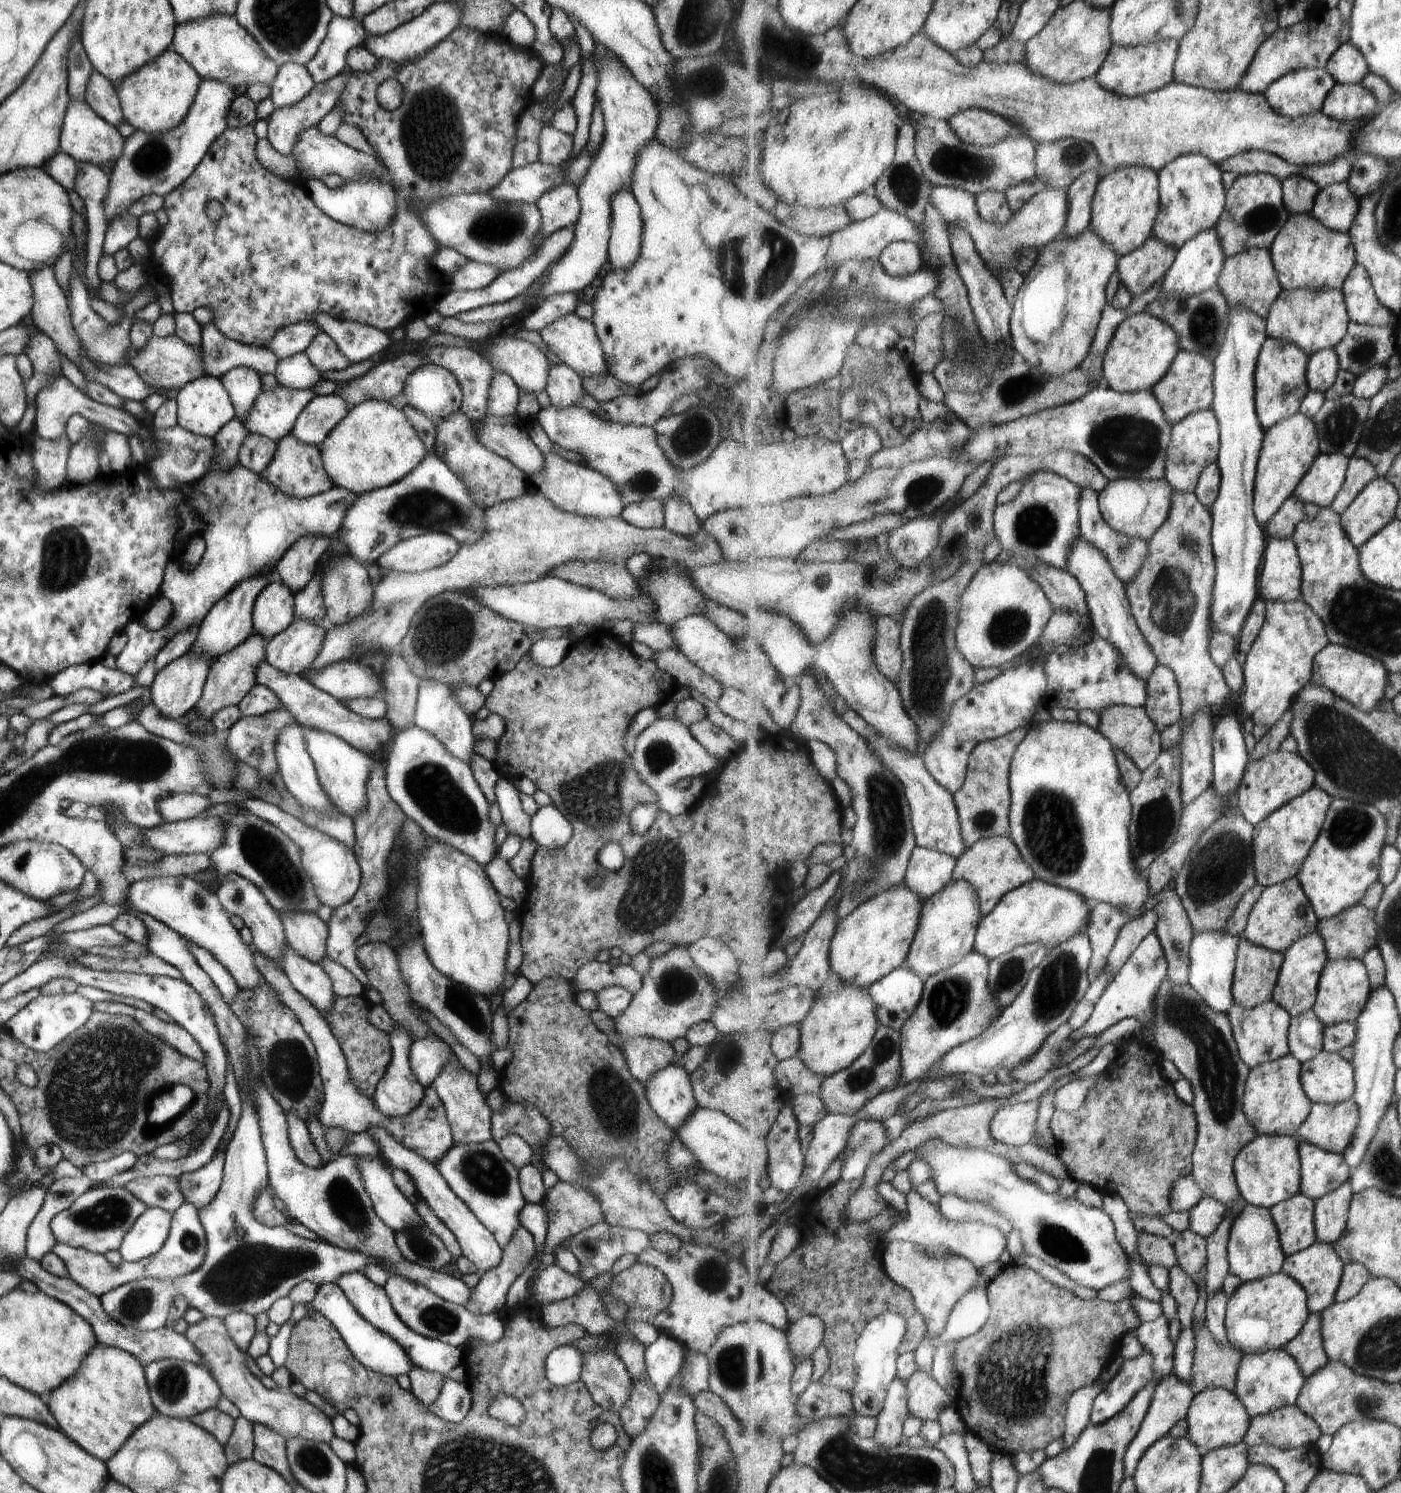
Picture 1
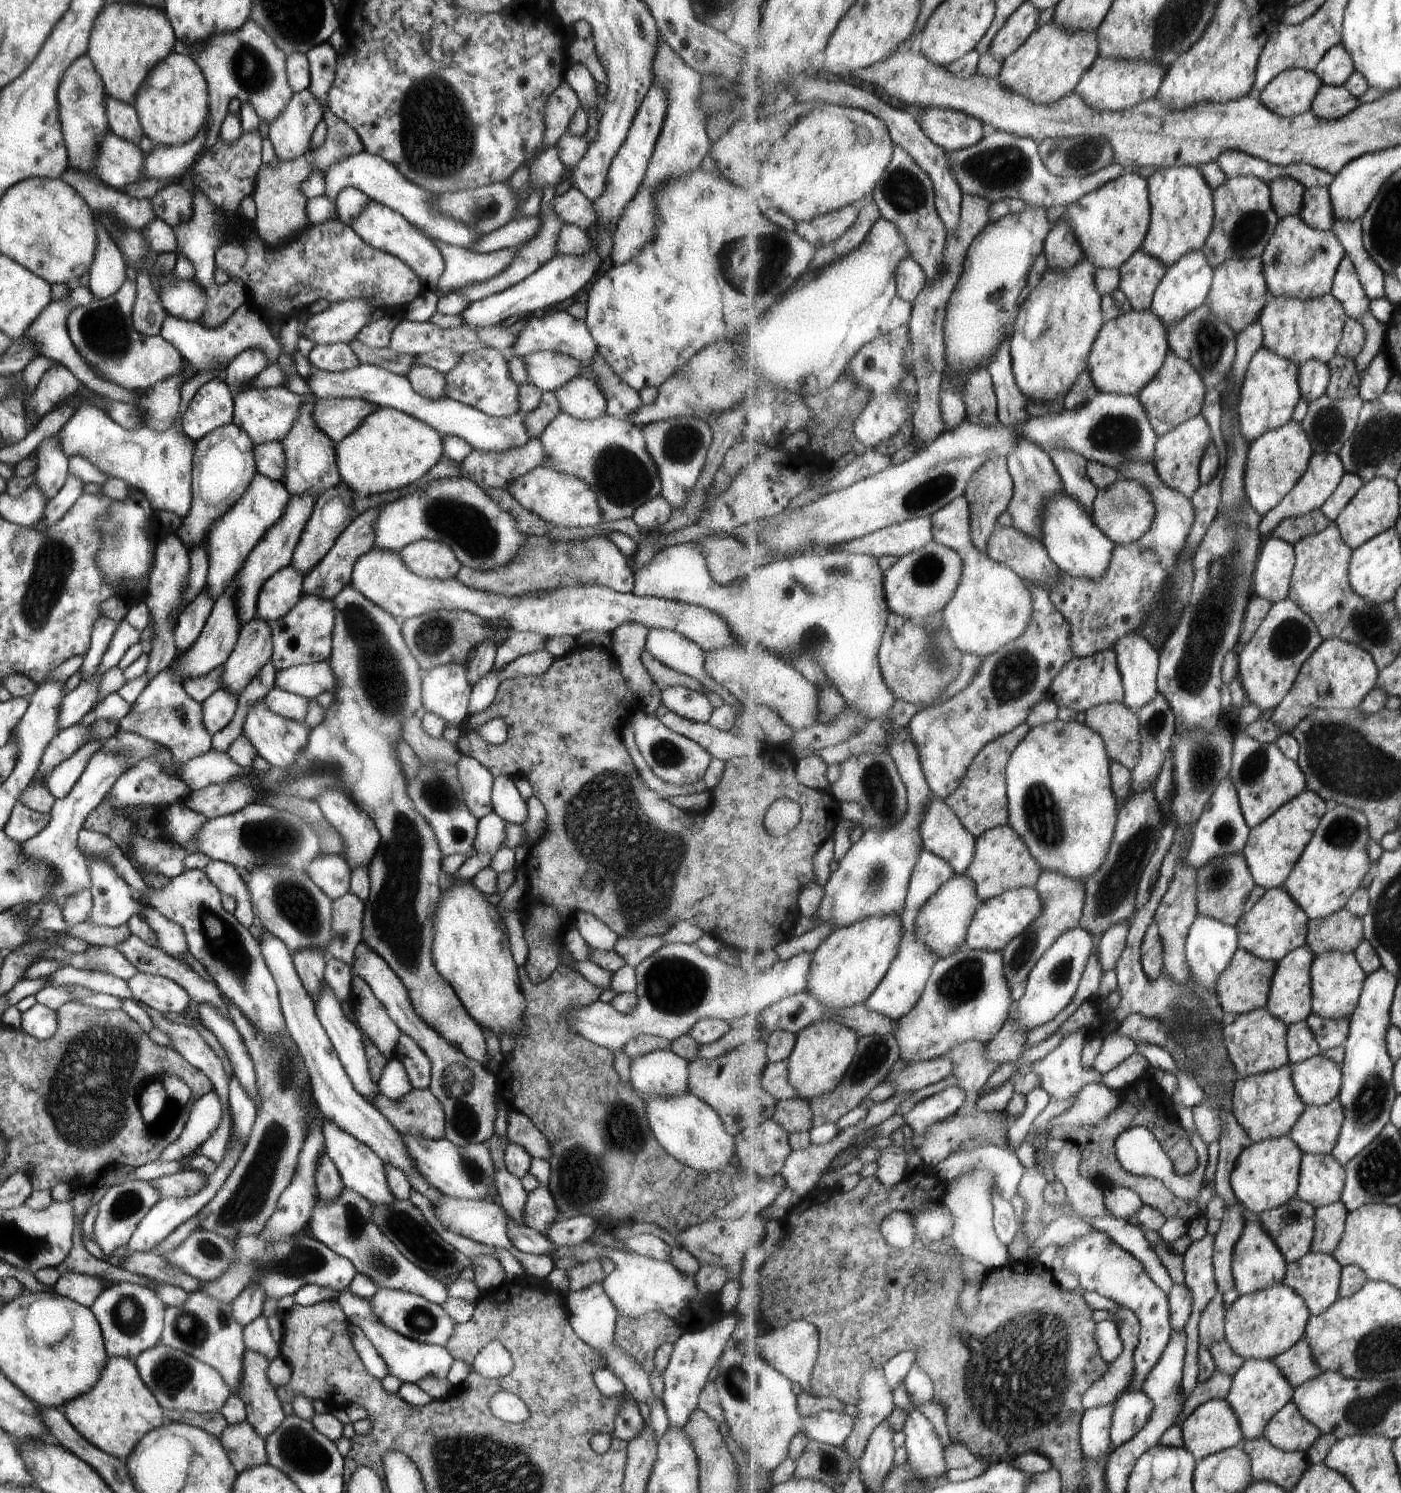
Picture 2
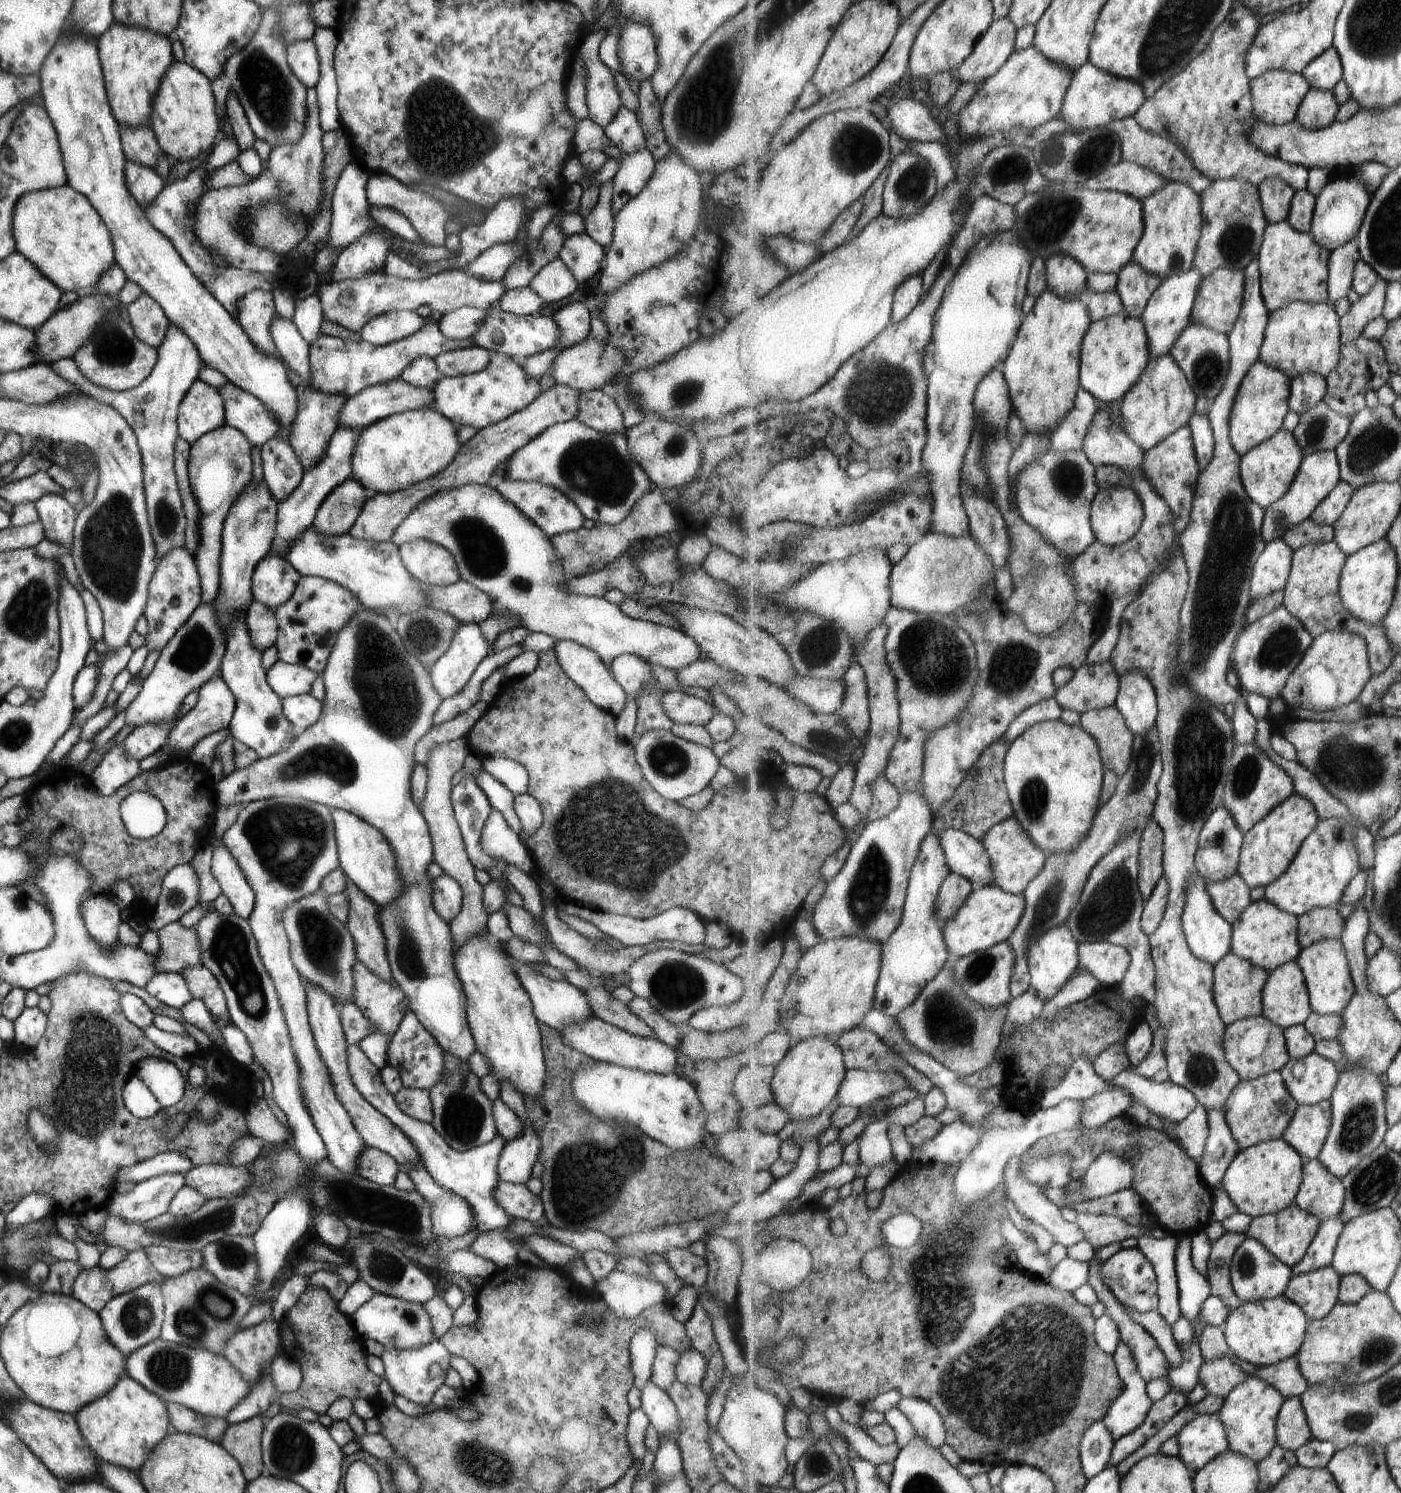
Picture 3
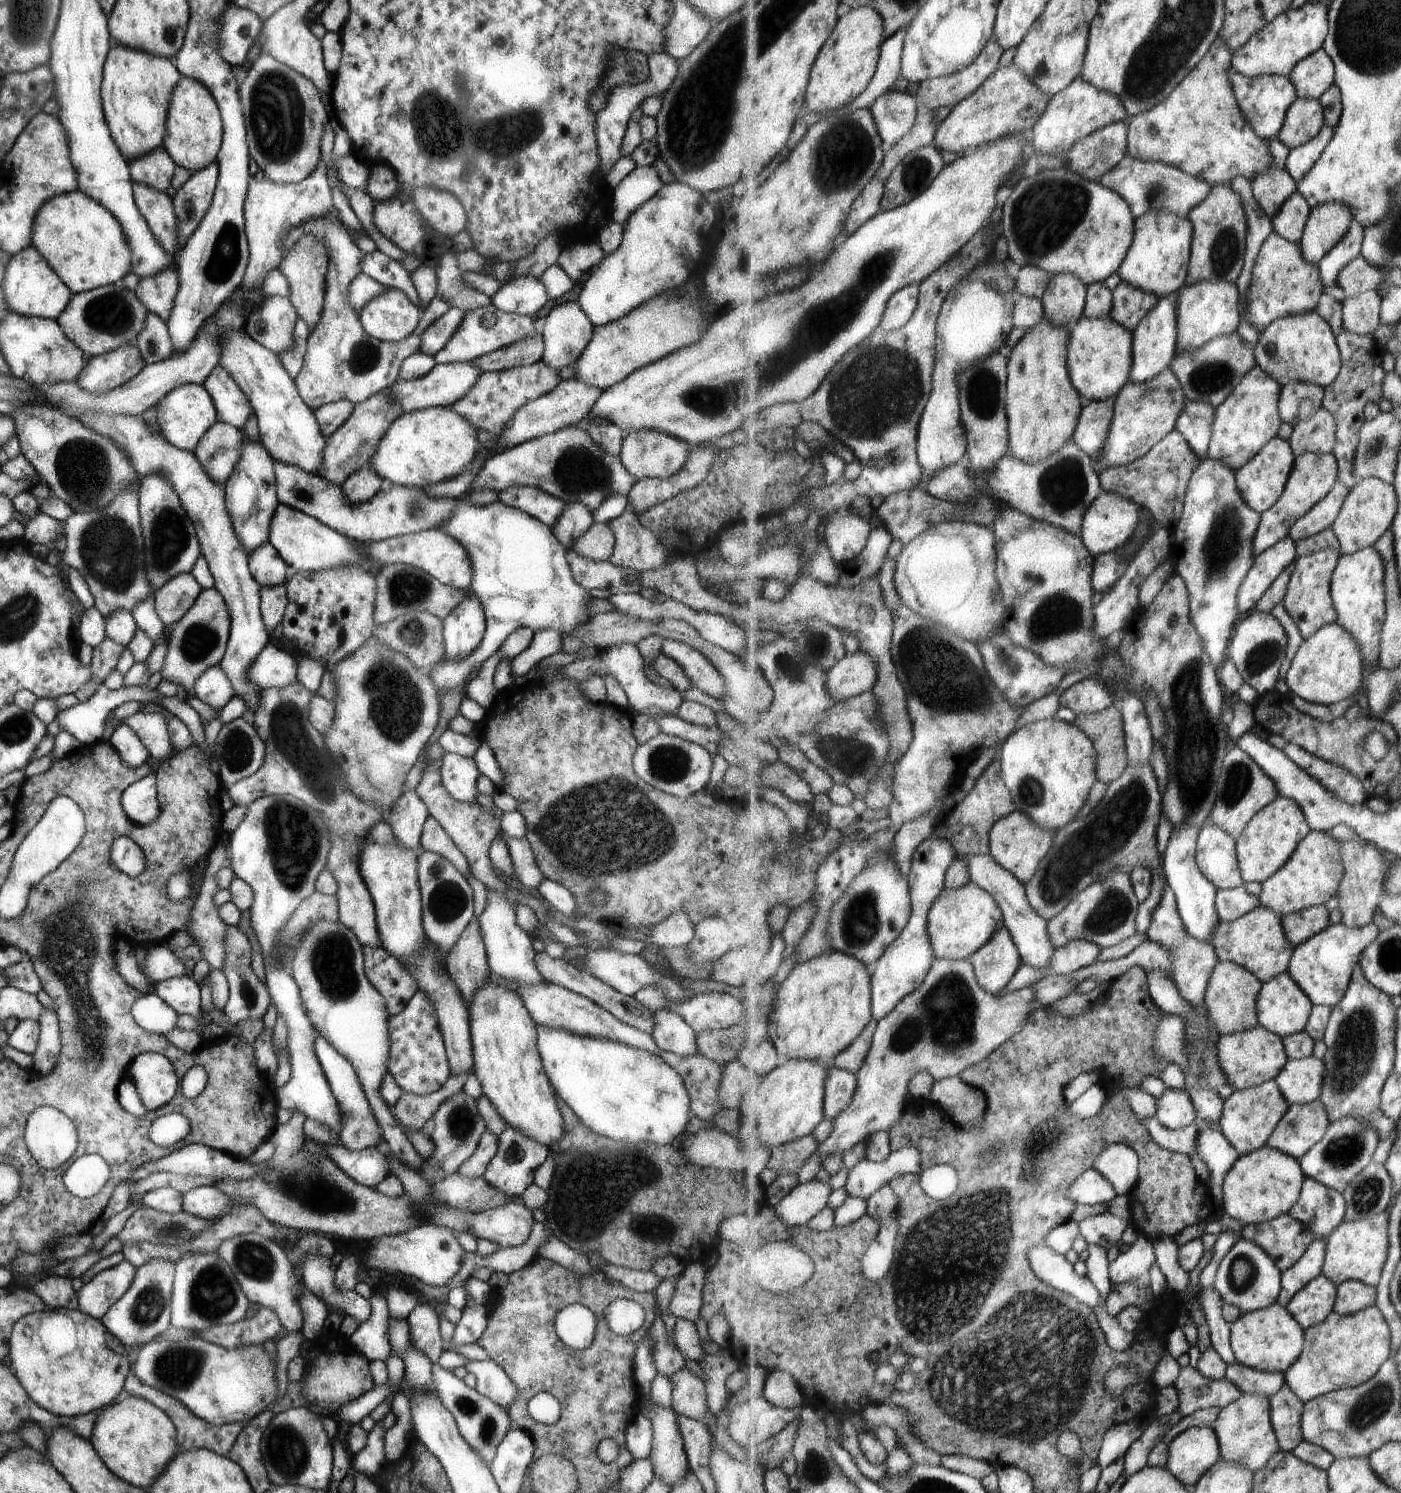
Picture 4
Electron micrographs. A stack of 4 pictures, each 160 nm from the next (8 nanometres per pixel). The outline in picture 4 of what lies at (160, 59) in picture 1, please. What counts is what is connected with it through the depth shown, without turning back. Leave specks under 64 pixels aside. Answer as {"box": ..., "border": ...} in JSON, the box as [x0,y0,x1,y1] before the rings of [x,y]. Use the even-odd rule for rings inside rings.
{"box":[162,77,222,173],"border":[[[181,77],[170,94],[162,147],[176,166],[194,173],[216,160],[221,141],[222,122],[213,97],[200,82]]]}

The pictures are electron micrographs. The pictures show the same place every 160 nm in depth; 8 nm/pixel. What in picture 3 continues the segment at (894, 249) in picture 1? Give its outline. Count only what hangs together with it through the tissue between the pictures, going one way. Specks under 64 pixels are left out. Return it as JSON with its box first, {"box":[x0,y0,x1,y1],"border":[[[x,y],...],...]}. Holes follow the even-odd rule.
{"box":[892,274,924,324],"border":[[[921,274],[909,277],[899,289],[894,297],[894,309],[892,312],[893,324],[905,320],[920,304],[924,297],[924,278]]]}

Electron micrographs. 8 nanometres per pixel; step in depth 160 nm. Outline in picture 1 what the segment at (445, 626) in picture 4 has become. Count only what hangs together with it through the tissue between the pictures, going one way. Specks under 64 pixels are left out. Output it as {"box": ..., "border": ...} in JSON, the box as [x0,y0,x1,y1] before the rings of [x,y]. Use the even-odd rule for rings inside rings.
{"box":[412,680,474,764],"border":[[[421,680],[416,690],[412,724],[433,733],[433,736],[441,741],[443,748],[447,749],[450,755],[460,758],[468,764],[470,754],[474,753],[472,751],[474,738],[471,734],[473,716],[465,714],[452,690],[453,688],[440,680]]]}

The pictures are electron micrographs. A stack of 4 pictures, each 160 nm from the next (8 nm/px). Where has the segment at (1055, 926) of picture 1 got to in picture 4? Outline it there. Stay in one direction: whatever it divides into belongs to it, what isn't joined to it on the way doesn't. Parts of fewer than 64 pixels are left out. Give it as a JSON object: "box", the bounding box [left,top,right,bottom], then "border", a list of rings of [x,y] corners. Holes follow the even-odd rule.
{"box":[928,881,1004,961],"border":[[[973,881],[964,887],[945,888],[936,898],[928,916],[928,933],[936,956],[952,961],[966,961],[987,945],[1003,927],[1004,914],[997,901]]]}

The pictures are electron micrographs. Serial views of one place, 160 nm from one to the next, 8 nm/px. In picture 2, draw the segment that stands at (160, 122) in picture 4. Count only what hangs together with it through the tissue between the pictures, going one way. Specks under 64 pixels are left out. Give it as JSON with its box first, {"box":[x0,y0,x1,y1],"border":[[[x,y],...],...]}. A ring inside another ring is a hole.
{"box":[86,3,176,104],"border":[[[106,3],[94,18],[86,55],[93,63],[95,72],[101,79],[105,94],[115,100],[131,104],[135,91],[146,77],[146,74],[172,52],[176,38],[163,9],[145,7],[141,3]]]}

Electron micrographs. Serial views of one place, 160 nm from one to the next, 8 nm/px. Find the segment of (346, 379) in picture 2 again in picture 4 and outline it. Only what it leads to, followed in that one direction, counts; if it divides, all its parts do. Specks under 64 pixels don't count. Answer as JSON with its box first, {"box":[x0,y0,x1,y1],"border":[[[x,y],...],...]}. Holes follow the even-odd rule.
{"box":[243,295,297,354],"border":[[[271,295],[248,314],[243,328],[253,340],[277,354],[292,349],[292,332],[297,317],[287,297]]]}

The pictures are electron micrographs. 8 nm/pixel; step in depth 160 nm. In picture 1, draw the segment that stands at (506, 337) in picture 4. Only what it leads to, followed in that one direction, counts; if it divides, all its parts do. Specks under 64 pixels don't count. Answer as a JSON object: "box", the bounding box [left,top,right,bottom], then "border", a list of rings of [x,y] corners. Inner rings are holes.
{"box":[538,313,607,378],"border":[[[574,313],[564,314],[538,330],[546,348],[553,352],[559,360],[569,365],[581,378],[602,375],[607,372],[600,340],[595,334],[589,319],[579,318]]]}

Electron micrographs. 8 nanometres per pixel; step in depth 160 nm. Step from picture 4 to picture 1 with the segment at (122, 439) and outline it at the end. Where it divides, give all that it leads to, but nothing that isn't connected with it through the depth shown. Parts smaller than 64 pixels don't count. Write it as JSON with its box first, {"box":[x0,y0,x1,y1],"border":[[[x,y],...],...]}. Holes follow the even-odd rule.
{"box":[274,723,339,813],"border":[[[297,723],[286,726],[277,733],[274,742],[274,755],[277,763],[276,770],[281,775],[284,790],[302,805],[314,810],[316,813],[339,813],[330,803],[324,790],[321,790],[315,772],[313,761],[307,752],[302,728]]]}

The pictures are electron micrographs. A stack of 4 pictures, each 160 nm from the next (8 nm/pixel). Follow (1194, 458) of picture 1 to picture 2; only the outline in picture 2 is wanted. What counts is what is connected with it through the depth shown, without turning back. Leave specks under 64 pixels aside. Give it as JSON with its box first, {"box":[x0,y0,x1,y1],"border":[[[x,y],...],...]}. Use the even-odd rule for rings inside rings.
{"box":[1152,415,1211,498],"border":[[[1201,415],[1193,417],[1186,423],[1176,426],[1169,434],[1162,436],[1156,444],[1154,461],[1152,462],[1160,477],[1177,492],[1192,498],[1202,485],[1200,466],[1207,448],[1211,446],[1211,428]]]}

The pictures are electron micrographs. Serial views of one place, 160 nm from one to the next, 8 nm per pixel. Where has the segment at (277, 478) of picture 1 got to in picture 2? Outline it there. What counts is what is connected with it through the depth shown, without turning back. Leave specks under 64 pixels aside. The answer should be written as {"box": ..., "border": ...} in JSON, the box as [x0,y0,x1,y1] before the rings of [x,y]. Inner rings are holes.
{"box":[279,395,341,498],"border":[[[301,395],[301,404],[297,416],[282,438],[281,444],[284,450],[286,467],[284,475],[279,481],[290,495],[309,493],[315,498],[328,488],[341,484],[338,468],[335,462],[334,443],[323,434],[313,422],[312,411],[316,403],[315,395]]]}

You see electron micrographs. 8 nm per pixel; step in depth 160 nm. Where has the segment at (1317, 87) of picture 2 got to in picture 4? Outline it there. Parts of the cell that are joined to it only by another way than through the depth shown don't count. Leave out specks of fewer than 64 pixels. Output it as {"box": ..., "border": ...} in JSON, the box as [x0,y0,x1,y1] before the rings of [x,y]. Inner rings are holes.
{"box":[1228,68,1298,140],"border":[[[1235,68],[1229,69],[1228,74],[1231,75],[1232,87],[1236,92],[1241,112],[1252,124],[1253,130],[1267,140],[1277,137],[1284,128],[1288,110],[1298,99],[1295,83],[1285,75],[1263,75],[1251,78],[1237,72]]]}

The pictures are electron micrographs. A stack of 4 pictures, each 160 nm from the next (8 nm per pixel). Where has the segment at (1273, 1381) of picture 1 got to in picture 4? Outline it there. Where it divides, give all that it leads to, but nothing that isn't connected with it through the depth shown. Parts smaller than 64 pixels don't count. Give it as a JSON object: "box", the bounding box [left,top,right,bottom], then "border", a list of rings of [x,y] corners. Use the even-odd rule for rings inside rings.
{"box":[1211,1395,1280,1473],"border":[[[1243,1395],[1237,1402],[1226,1406],[1211,1428],[1220,1442],[1220,1453],[1226,1461],[1241,1463],[1256,1473],[1280,1451],[1271,1418],[1271,1398],[1267,1395]]]}

